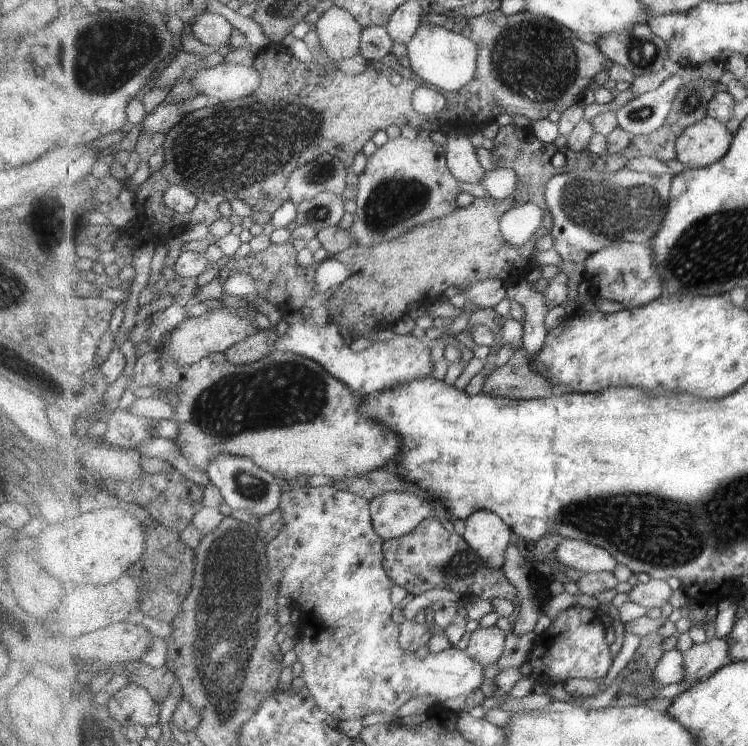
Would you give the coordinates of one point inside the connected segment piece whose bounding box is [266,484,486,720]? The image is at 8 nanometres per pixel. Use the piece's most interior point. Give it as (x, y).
(329, 559)

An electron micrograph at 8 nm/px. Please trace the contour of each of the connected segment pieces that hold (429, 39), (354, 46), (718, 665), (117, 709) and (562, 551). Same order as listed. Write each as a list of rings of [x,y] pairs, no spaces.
[[[422,25],[407,47],[407,57],[414,69],[425,82],[438,86],[444,93],[458,92],[478,76],[480,48],[474,39],[462,33],[438,27]]]
[[[333,6],[324,13],[315,28],[321,46],[331,60],[340,62],[361,53],[364,28],[347,10]]]
[[[716,636],[711,641],[694,644],[685,654],[683,682],[692,684],[711,677],[731,662],[731,644],[727,638]]]
[[[130,683],[110,696],[109,708],[111,716],[124,727],[160,725],[162,708],[149,689],[141,684]]]
[[[564,538],[554,553],[553,559],[561,567],[576,568],[584,573],[610,572],[616,570],[618,564],[621,564],[614,553],[580,539]]]

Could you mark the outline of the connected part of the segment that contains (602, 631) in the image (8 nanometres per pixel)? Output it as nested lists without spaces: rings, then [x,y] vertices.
[[[577,603],[555,616],[549,626],[550,631],[537,640],[531,659],[524,663],[525,676],[552,686],[564,686],[572,678],[598,680],[608,676],[614,658],[610,654],[610,644],[606,640],[608,627],[604,623],[604,618],[596,611],[597,609],[590,606]]]

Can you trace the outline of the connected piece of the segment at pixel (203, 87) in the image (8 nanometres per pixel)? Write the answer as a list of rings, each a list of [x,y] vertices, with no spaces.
[[[223,62],[200,71],[190,82],[211,105],[217,105],[254,94],[262,86],[263,76],[254,66]]]

